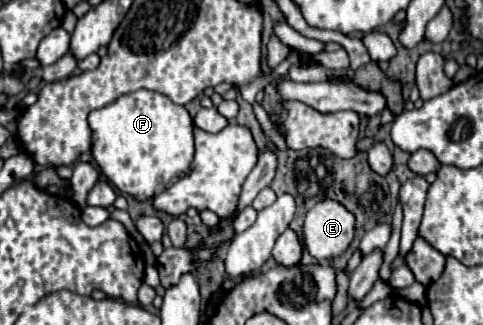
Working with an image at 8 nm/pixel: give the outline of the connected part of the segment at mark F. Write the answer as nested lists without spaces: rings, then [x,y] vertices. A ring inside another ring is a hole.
[[[139,89],[97,109],[89,115],[93,129],[93,157],[101,173],[121,191],[139,201],[153,199],[177,179],[193,161],[193,119],[183,105],[171,103],[167,95]]]

